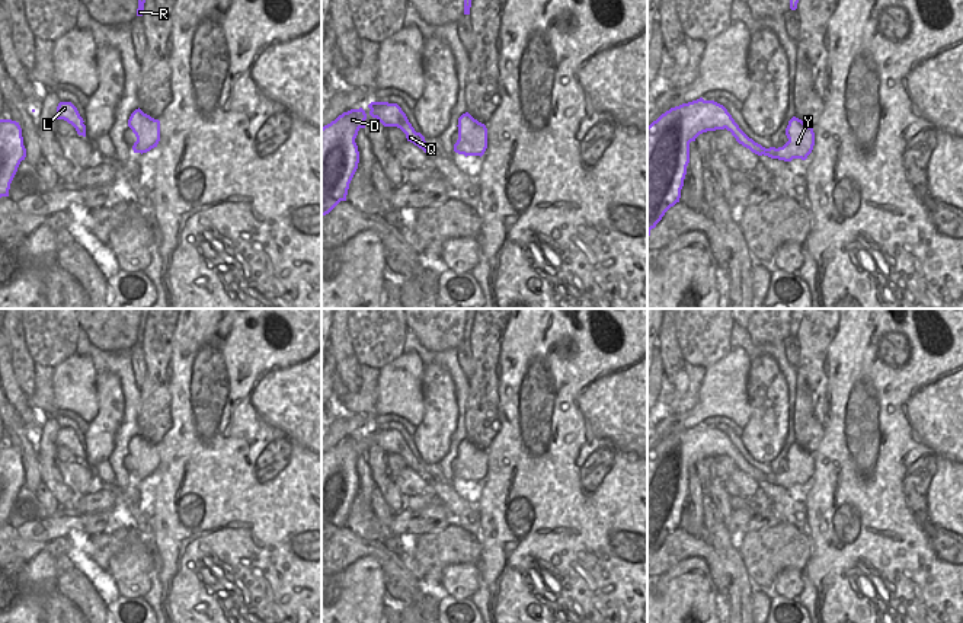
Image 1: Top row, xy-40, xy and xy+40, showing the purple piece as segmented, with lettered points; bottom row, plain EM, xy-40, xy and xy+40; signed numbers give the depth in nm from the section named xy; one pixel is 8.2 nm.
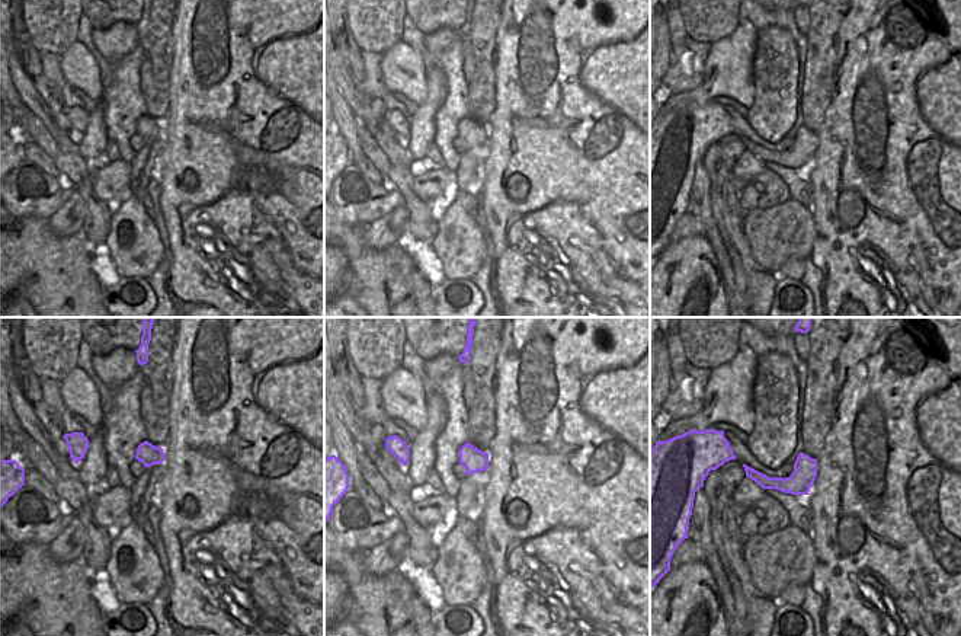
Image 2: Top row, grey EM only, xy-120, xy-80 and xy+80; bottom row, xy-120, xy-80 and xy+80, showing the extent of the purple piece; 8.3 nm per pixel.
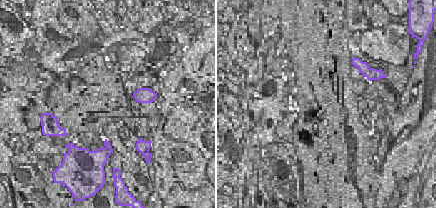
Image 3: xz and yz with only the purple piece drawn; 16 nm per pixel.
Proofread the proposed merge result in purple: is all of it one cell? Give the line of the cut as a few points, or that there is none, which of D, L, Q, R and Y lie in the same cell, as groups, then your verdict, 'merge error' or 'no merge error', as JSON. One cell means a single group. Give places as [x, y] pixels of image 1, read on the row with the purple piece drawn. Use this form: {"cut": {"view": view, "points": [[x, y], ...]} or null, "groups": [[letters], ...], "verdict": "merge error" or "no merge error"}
{"cut": {"view": "xy", "points": [[409, 122], [402, 122], [397, 127]]}, "groups": [["D", "L"], ["Q", "R", "Y"]], "verdict": "merge error"}

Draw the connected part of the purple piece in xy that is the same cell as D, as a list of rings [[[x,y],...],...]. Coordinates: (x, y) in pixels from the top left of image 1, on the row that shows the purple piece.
[[[362,108],[351,109],[321,128],[321,217],[346,201],[359,163],[355,138],[365,119]]]

